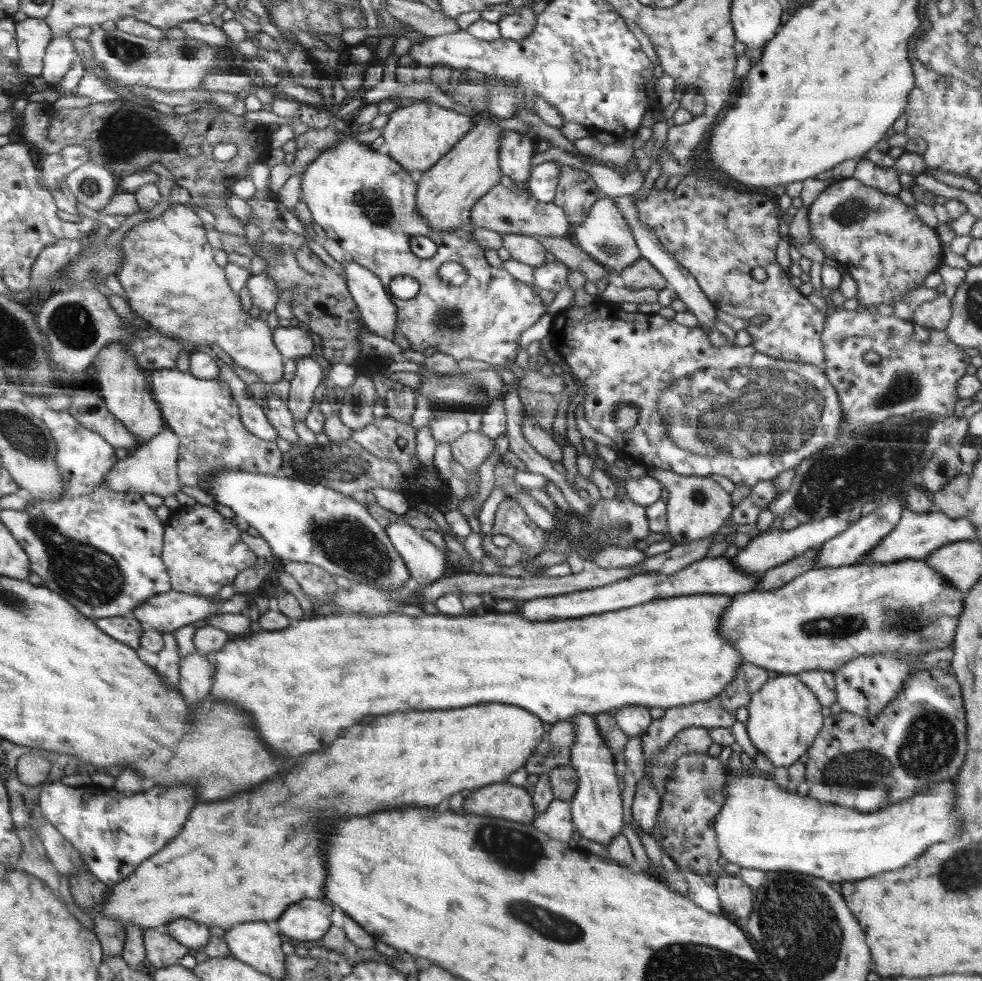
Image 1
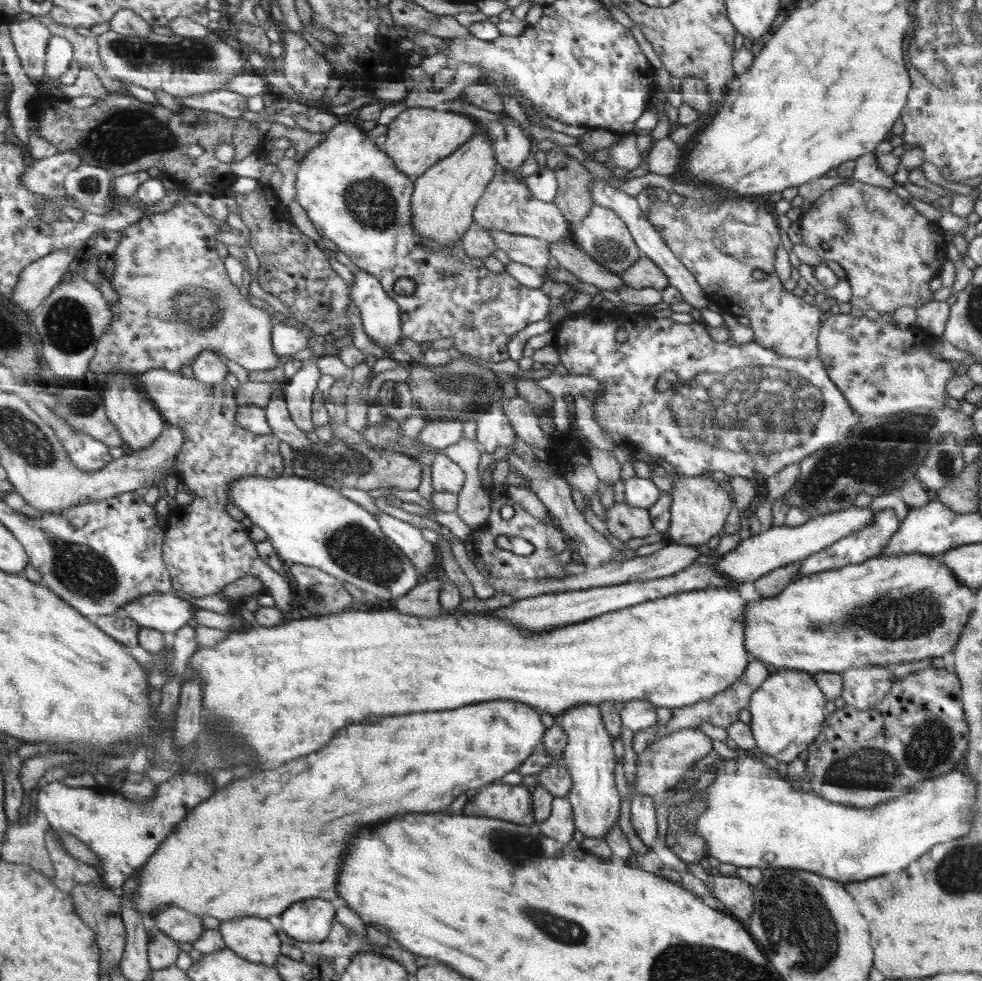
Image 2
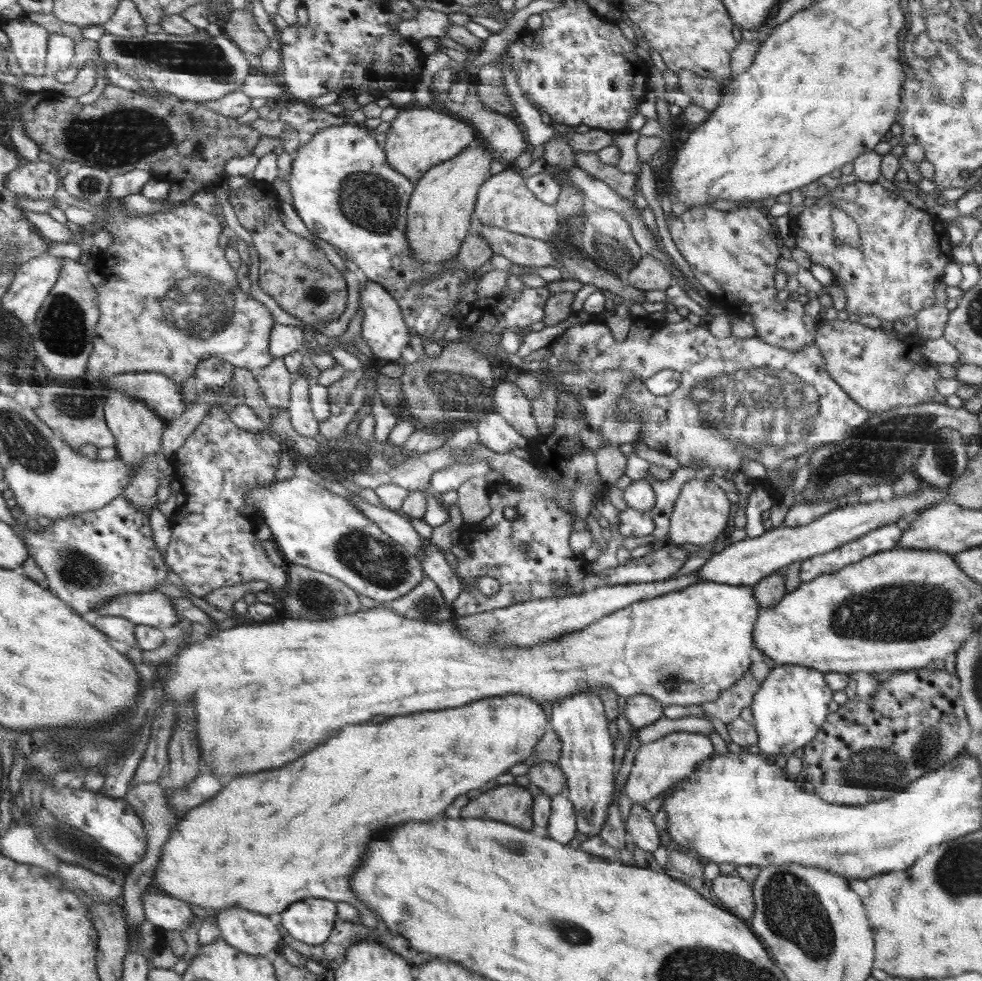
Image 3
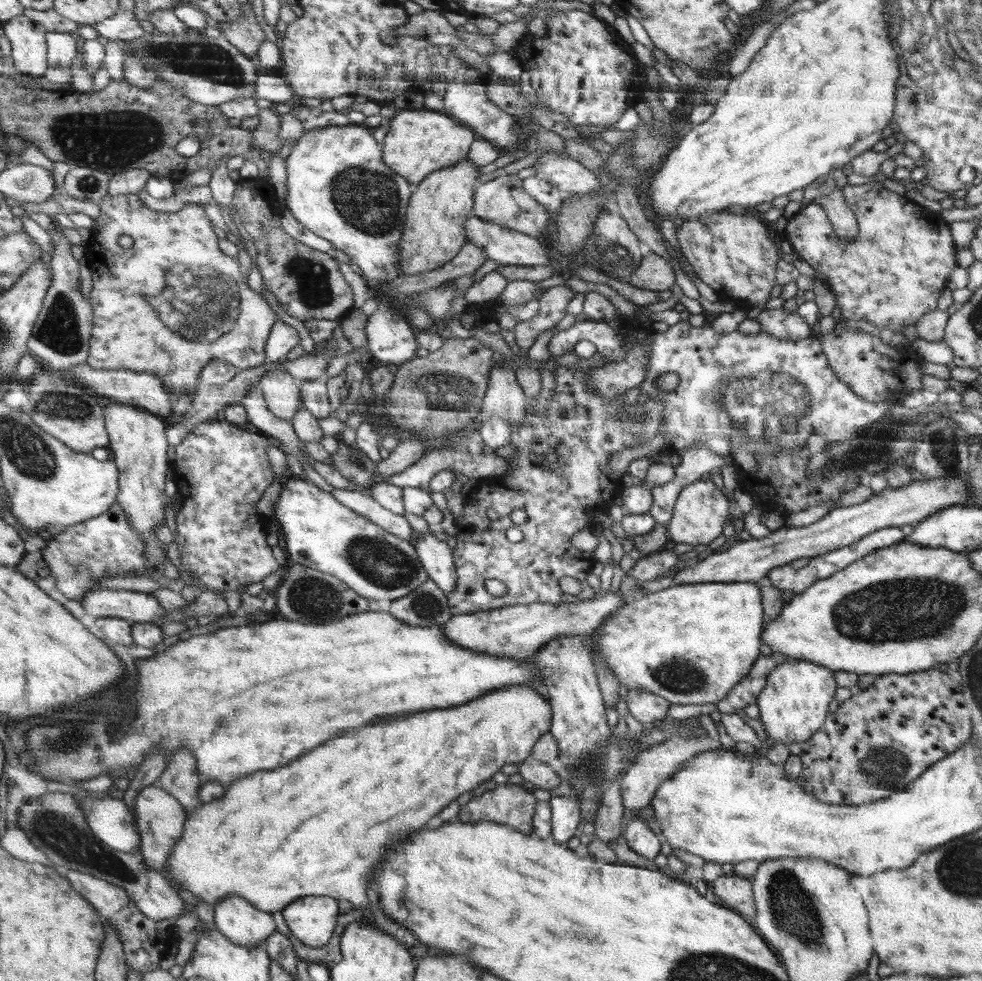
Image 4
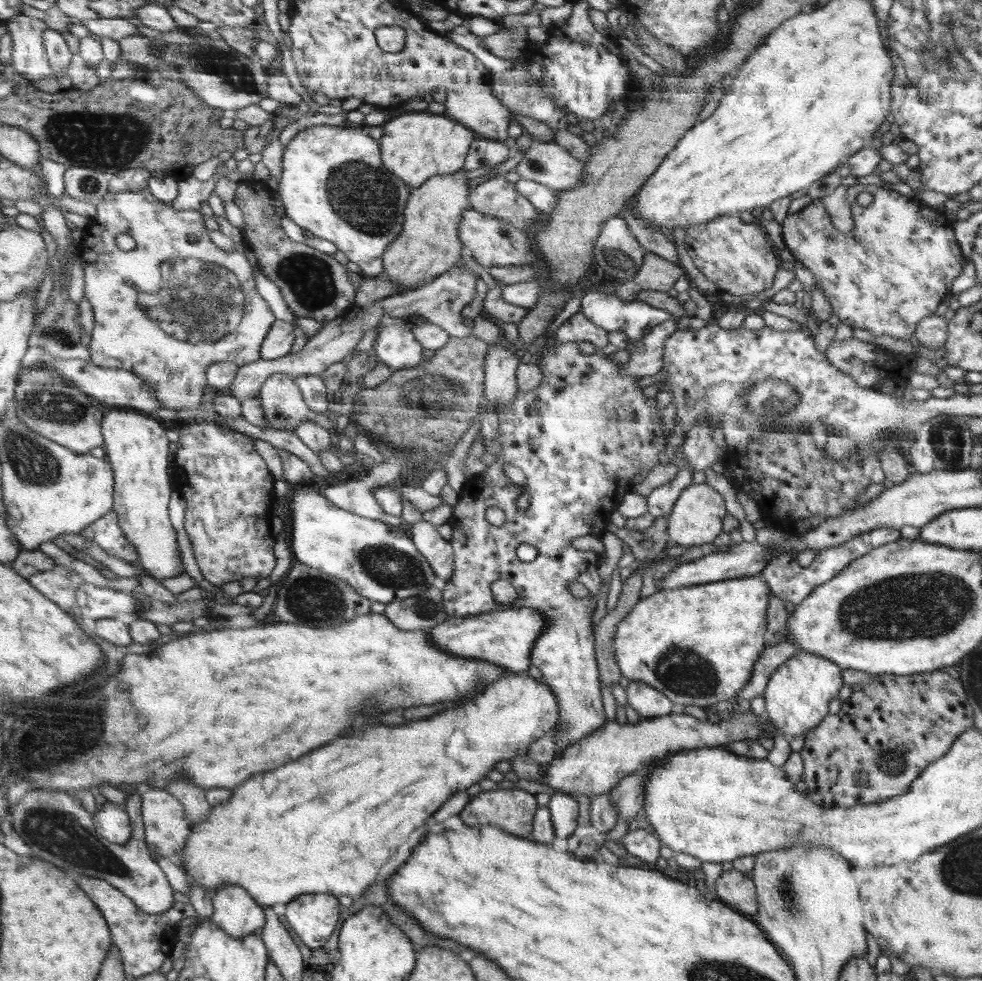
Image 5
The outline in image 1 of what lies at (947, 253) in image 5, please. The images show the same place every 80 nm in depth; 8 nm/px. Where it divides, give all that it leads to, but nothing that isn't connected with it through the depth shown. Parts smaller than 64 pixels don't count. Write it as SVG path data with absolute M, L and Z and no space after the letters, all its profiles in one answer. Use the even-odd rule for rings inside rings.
M854 177L845 178L830 185L809 206L811 242L814 242L825 258L832 258L842 266L856 281L860 306L873 309L877 304L896 304L902 302L909 290L922 288L924 278L938 272L942 264L942 246L938 234L920 217L914 207L906 205L896 195L878 192Z

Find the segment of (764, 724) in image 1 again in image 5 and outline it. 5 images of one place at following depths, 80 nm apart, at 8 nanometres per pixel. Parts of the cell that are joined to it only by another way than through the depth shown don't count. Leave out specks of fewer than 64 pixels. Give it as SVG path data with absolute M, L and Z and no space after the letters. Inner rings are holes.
M798 651L772 673L762 694L766 702L768 722L776 734L782 734L788 740L806 734L826 717L828 704L838 698L838 690L844 684L841 666L828 658Z

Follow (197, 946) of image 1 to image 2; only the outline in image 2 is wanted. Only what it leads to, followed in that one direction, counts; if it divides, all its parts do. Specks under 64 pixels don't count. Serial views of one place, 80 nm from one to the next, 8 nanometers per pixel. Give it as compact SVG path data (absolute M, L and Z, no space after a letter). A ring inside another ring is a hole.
M168 905L153 916L155 926L174 941L198 941L206 930L202 918L180 906Z

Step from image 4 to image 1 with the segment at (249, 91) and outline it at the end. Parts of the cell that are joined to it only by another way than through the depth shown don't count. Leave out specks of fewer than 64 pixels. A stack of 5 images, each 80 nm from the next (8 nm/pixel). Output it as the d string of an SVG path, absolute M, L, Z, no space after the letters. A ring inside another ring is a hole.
M102 26L92 27L89 38L95 56L104 63L108 75L122 85L142 85L158 90L188 90L203 85L207 73L218 72L230 65L228 54L223 48L214 48L200 40L156 40L130 34L127 31L104 30Z

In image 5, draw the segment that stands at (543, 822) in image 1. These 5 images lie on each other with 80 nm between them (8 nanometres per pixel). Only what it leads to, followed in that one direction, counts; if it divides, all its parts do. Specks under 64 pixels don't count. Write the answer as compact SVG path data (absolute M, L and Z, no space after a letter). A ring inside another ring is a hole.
M557 792L550 797L547 807L555 828L555 836L568 839L576 828L580 808L578 802L570 794Z

